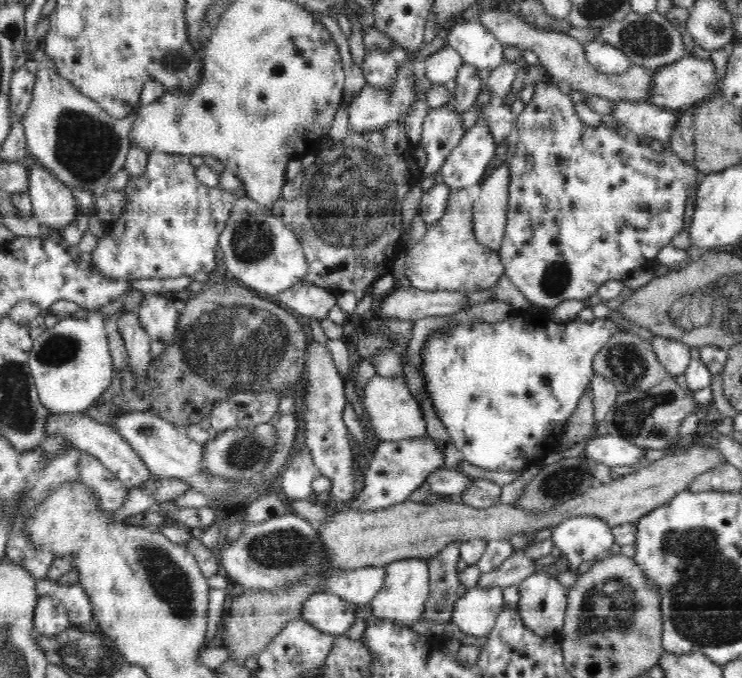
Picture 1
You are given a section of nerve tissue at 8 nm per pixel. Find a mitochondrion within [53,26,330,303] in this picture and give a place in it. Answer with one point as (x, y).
(253, 240)

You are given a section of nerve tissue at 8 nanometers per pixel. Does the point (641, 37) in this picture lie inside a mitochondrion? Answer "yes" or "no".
yes

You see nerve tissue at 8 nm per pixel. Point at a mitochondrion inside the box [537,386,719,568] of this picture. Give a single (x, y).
(634, 416)

